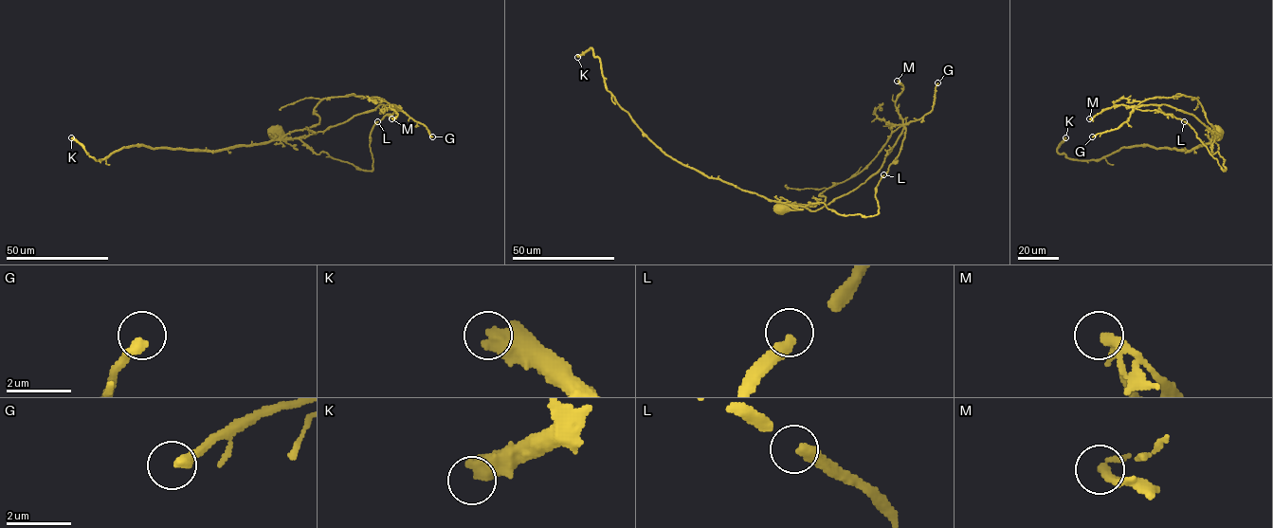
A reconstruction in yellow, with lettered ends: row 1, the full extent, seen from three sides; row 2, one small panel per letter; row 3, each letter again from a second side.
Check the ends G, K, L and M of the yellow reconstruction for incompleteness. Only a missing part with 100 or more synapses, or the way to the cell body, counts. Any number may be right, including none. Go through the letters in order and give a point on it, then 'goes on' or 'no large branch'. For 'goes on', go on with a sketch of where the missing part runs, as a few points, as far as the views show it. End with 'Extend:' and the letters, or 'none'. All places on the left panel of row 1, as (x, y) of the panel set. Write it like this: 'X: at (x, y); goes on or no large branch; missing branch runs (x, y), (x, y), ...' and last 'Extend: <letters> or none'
G: at (432, 136); no large branch
K: at (71, 137); goes on; missing branch runs (71, 137), (57, 118), (31, 157), (9, 164), (48, 175), (50, 157), (69, 147), (82, 151)
L: at (377, 121); no large branch
M: at (391, 118); no large branch
Extend: K

